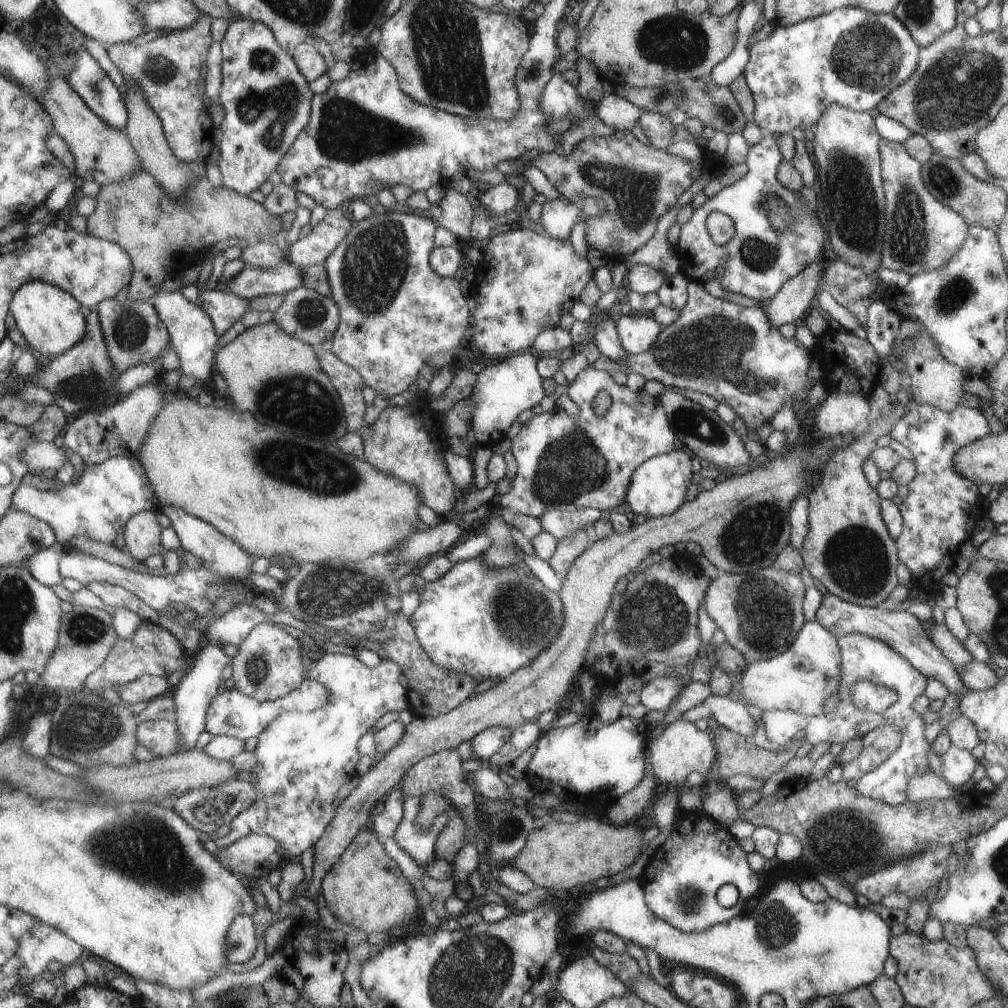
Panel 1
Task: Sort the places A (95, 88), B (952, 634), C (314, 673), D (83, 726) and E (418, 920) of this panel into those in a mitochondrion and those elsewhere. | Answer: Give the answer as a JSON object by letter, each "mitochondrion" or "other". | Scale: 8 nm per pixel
{"A":"mitochondrion","B":"other","C":"other","D":"mitochondrion","E":"other"}

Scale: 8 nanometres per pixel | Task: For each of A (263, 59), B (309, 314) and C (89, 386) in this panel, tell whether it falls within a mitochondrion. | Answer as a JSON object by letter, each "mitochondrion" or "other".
{"A":"mitochondrion","B":"mitochondrion","C":"mitochondrion"}

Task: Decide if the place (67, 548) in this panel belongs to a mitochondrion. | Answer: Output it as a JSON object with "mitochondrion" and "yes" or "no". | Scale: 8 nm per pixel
{"mitochondrion":"no"}

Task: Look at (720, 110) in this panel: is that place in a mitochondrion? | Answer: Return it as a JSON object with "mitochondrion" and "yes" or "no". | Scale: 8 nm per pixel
{"mitochondrion":"yes"}

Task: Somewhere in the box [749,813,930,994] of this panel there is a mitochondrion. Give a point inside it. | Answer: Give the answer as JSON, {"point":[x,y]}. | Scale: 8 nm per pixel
{"point":[778,927]}

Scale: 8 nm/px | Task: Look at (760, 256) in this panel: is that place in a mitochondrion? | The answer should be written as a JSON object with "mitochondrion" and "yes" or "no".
{"mitochondrion":"yes"}

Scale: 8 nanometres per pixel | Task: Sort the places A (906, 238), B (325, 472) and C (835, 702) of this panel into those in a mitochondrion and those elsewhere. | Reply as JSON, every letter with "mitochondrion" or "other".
{"A":"mitochondrion","B":"mitochondrion","C":"other"}

